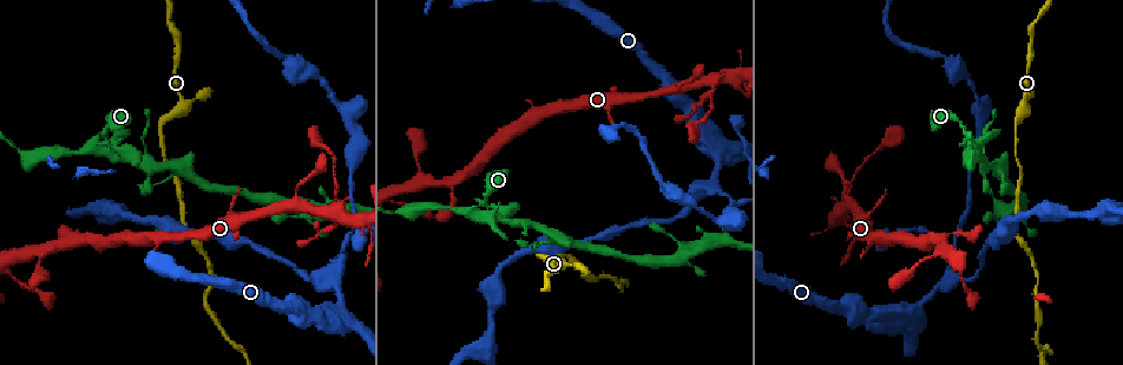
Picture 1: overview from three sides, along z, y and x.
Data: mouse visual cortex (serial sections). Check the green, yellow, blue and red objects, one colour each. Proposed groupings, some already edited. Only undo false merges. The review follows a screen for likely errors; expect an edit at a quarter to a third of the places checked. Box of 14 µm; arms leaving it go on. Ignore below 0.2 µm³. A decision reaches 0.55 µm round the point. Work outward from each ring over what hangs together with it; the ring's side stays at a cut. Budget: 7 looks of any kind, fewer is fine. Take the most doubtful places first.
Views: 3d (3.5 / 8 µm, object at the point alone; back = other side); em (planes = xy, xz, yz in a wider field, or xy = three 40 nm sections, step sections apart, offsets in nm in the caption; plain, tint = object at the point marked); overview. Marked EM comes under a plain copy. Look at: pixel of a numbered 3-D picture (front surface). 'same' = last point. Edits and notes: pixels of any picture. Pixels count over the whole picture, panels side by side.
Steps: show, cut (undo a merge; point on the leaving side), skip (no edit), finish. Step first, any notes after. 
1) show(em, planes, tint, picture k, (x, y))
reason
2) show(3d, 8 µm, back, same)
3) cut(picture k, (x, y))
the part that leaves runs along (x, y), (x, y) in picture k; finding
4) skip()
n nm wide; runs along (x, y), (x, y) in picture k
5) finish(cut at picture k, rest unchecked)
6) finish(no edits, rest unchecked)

show(3d, 3.5 µm, back, picture 1, (735, 200))
a fork

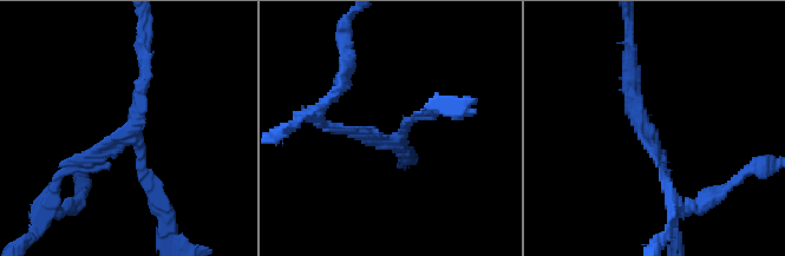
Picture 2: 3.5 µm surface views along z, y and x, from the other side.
show(em, planes, tint, picture 2, (133, 136))
3 arms; arms of 150, 150, 200 nm

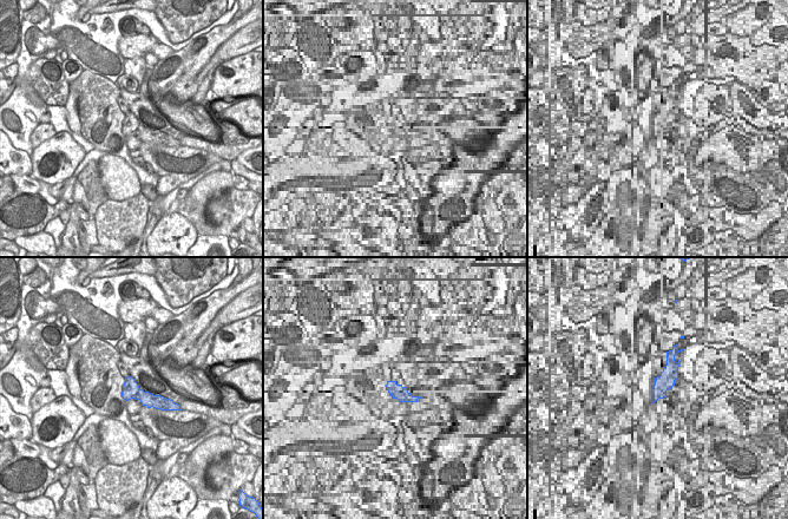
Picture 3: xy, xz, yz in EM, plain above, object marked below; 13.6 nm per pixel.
skip()
runs along (127, 380), (146, 399), (166, 401) in picture 3; continuous, no second cell

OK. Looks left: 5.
show(3d, 8 µm, picture 1, (977, 144))
a narrow waist

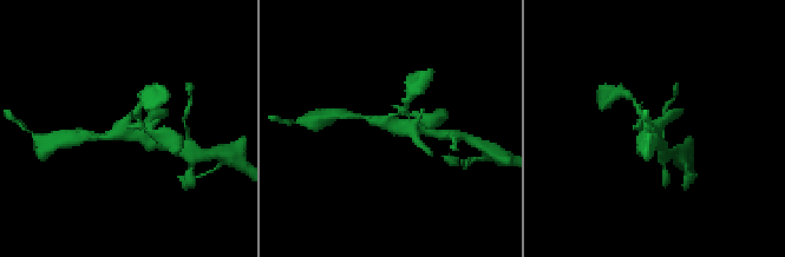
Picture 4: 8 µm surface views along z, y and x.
show(3d, 3.5 µm, picture 4, (652, 129))

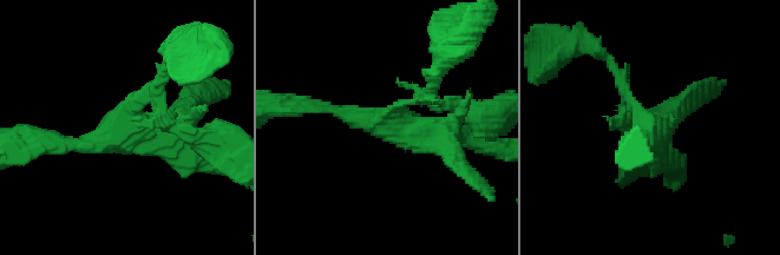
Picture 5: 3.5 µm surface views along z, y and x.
show(em, xy, step 2, tint, picture 5, (129, 124))
shape alone is not enough

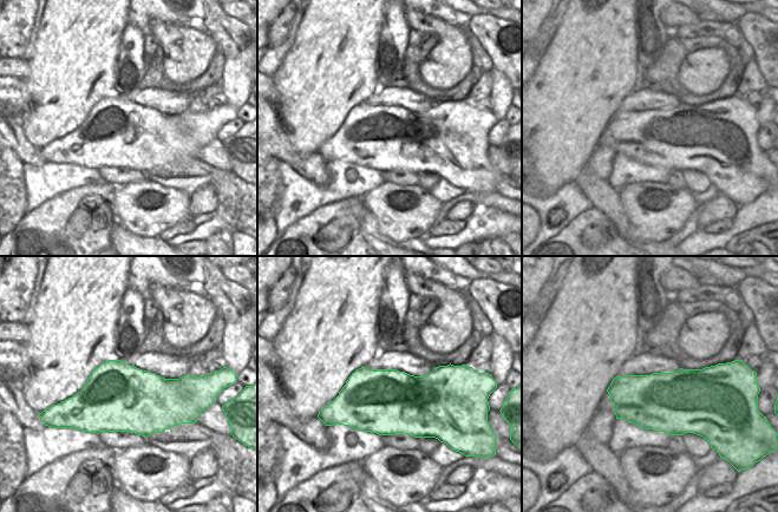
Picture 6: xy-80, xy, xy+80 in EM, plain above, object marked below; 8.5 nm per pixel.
skip()
550 nm wide; runs along (613, 65), (661, 152) in picture 5; one cell here

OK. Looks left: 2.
show(3d, 3.5 µm, picture 1, (711, 80))
three arms meet

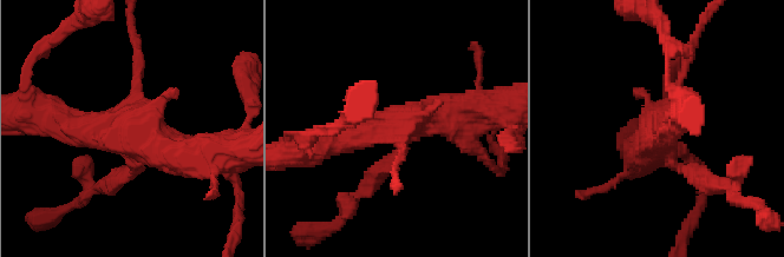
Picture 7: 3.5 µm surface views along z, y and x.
show(em, xy, step 2, tint, picture 7, (130, 127))

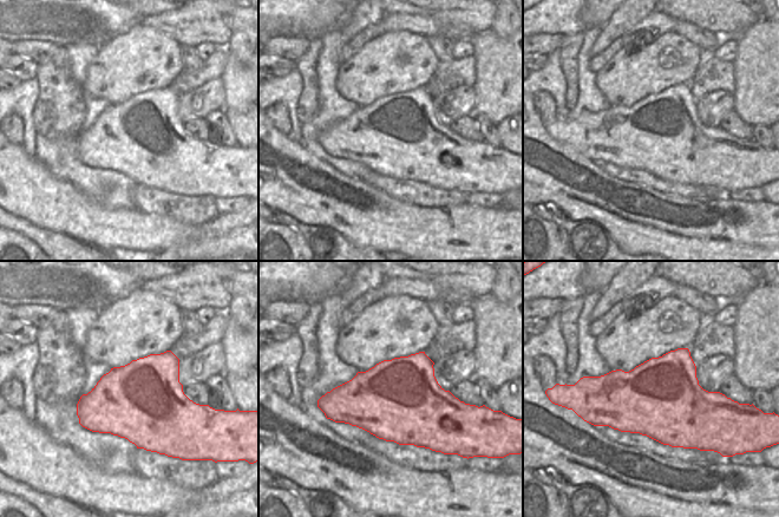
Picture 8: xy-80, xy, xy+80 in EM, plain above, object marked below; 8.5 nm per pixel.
skip()
runs along (57, 117), (197, 153) in picture 7; continuous, no second cell

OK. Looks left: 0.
finish(no edits, rest unchecked)

